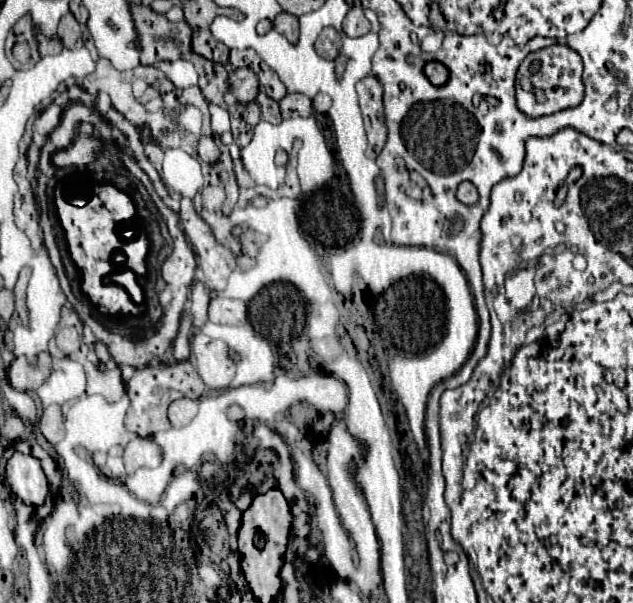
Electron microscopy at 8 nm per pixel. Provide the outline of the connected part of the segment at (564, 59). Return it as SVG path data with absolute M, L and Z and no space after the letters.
M554 44L550 48L542 48L542 50L536 50L536 52L528 54L524 58L524 62L520 64L520 74L518 76L528 76L528 80L532 84L532 90L542 90L544 96L546 96L546 102L538 104L538 102L534 102L532 90L524 92L518 84L516 104L518 104L518 110L524 112L528 118L550 116L550 114L556 114L556 112L562 112L562 110L568 110L568 108L576 108L584 98L582 58L574 50L570 50L566 46L560 46L560 44Z

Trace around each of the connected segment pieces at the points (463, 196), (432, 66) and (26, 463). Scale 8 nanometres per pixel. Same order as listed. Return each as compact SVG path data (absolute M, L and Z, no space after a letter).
M462 182L460 186L458 186L458 200L462 202L462 204L466 204L466 206L474 206L476 202L478 202L478 192L476 192L476 188L474 188L474 184L470 184L470 182Z
M428 62L428 64L424 66L424 72L426 72L428 80L430 80L434 86L442 86L442 84L448 82L448 70L446 70L446 66L440 64L440 62Z
M14 452L6 464L6 480L12 492L26 504L40 506L48 496L48 480L40 460L32 454Z

